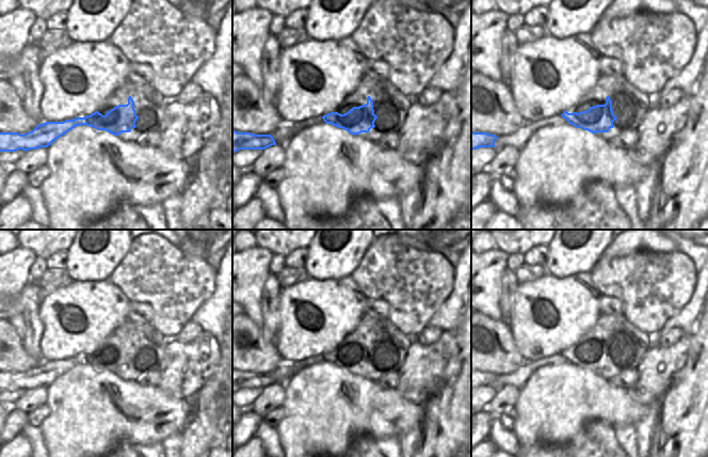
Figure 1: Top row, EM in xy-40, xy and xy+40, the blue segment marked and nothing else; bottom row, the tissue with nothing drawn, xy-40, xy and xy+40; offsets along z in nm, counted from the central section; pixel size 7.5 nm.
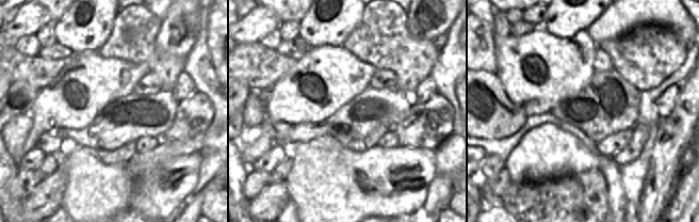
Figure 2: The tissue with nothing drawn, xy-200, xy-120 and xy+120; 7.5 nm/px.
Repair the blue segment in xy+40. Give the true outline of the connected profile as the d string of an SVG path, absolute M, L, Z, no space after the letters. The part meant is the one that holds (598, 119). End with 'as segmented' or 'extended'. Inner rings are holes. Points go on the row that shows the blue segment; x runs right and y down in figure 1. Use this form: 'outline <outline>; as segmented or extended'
outline M609 96L606 97L605 105L596 105L590 107L588 111L579 113L564 111L561 116L570 125L594 135L596 132L608 132L610 128L614 127L613 122L617 119L613 114L612 101Z; as segmented

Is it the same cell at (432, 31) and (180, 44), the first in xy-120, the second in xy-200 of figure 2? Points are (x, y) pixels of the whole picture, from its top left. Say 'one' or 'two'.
one

